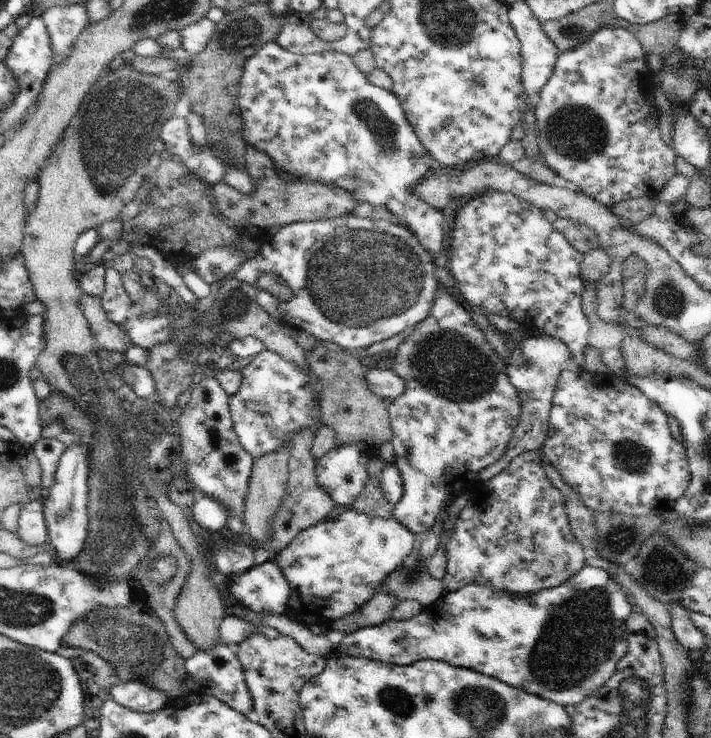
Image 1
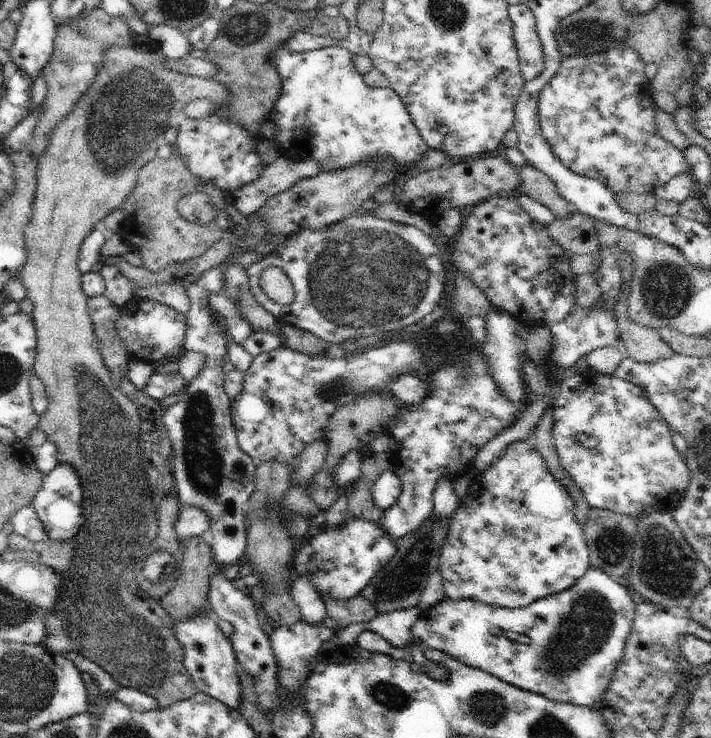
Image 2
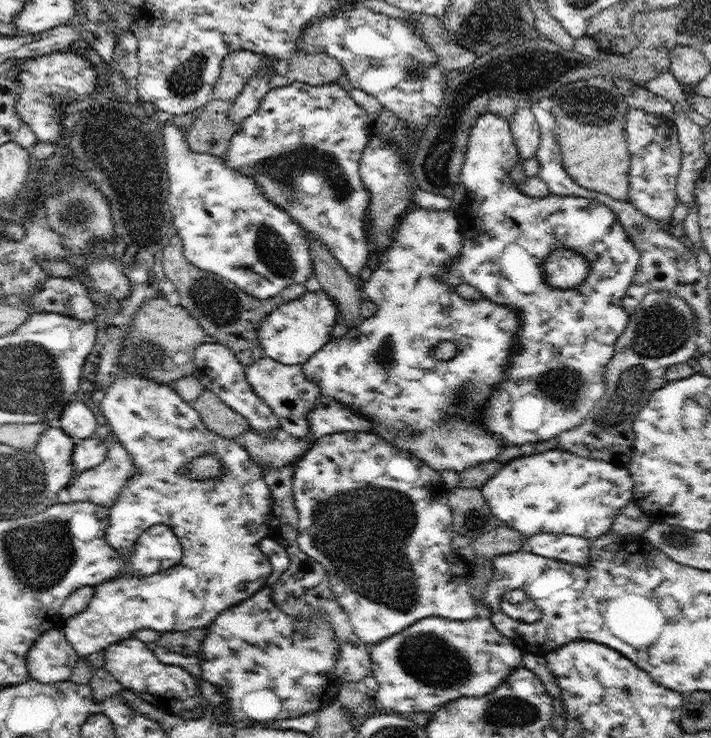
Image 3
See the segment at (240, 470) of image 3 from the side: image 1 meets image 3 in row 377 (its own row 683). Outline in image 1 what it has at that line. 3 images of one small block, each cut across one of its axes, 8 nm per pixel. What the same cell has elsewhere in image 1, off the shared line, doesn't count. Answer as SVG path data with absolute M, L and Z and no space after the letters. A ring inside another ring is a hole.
M134 680L128 681L128 684L119 681L112 687L110 696L118 704L141 713L158 712L170 704L168 696L162 690Z

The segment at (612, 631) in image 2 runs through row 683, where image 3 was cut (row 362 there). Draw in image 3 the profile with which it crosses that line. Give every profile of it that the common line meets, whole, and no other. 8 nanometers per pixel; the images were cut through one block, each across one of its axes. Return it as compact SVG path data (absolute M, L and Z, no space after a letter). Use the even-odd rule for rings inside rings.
M487 111L474 124L460 173L466 196L456 212L462 233L462 249L460 255L444 269L440 280L450 288L470 284L482 292L484 299L500 306L510 306L520 316L520 329L516 333L518 349L514 349L507 360L506 377L482 407L478 422L482 430L496 436L500 442L521 446L552 440L572 428L578 428L590 410L594 410L602 400L606 392L606 368L614 356L616 340L630 320L629 312L622 306L622 297L634 278L640 252L606 204L579 196L548 194L546 197L530 197L518 190L510 180L510 170L521 161L515 145L508 120ZM558 248L570 248L582 254L590 266L586 279L576 287L560 289L544 282L546 277L542 264Z

